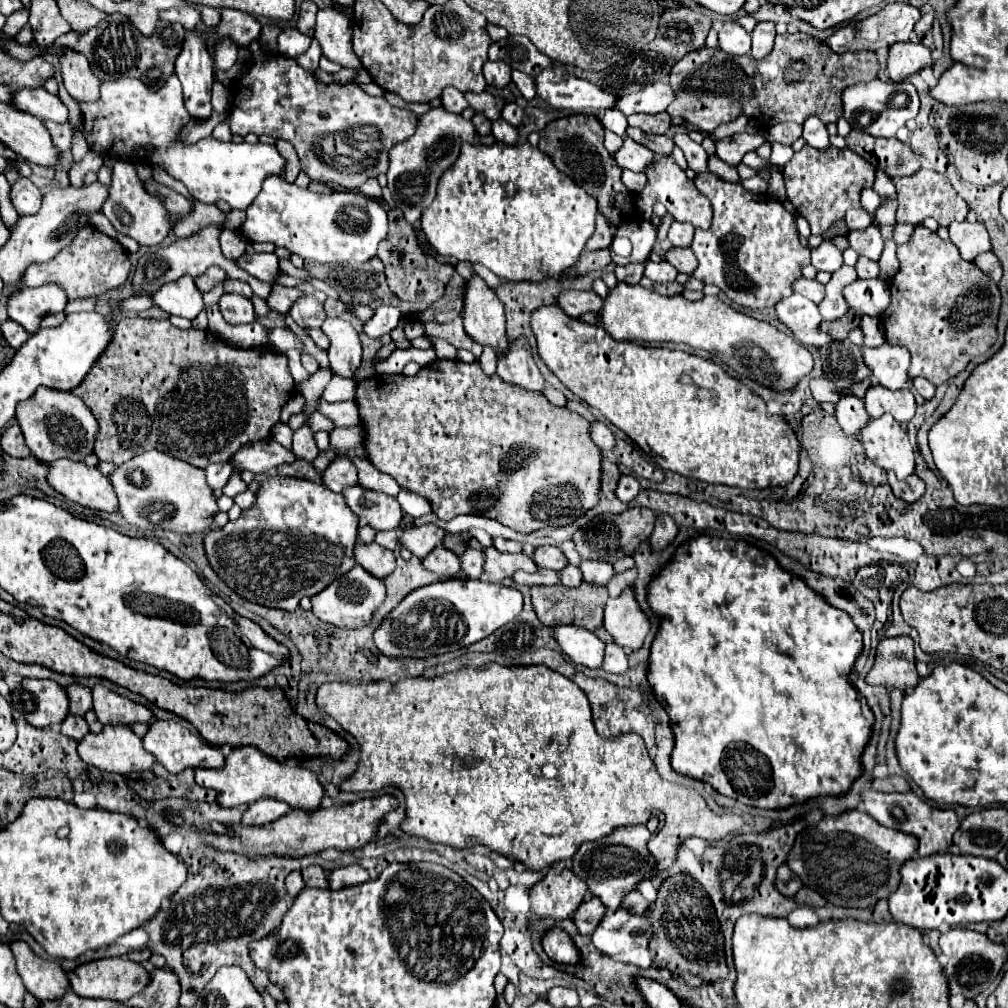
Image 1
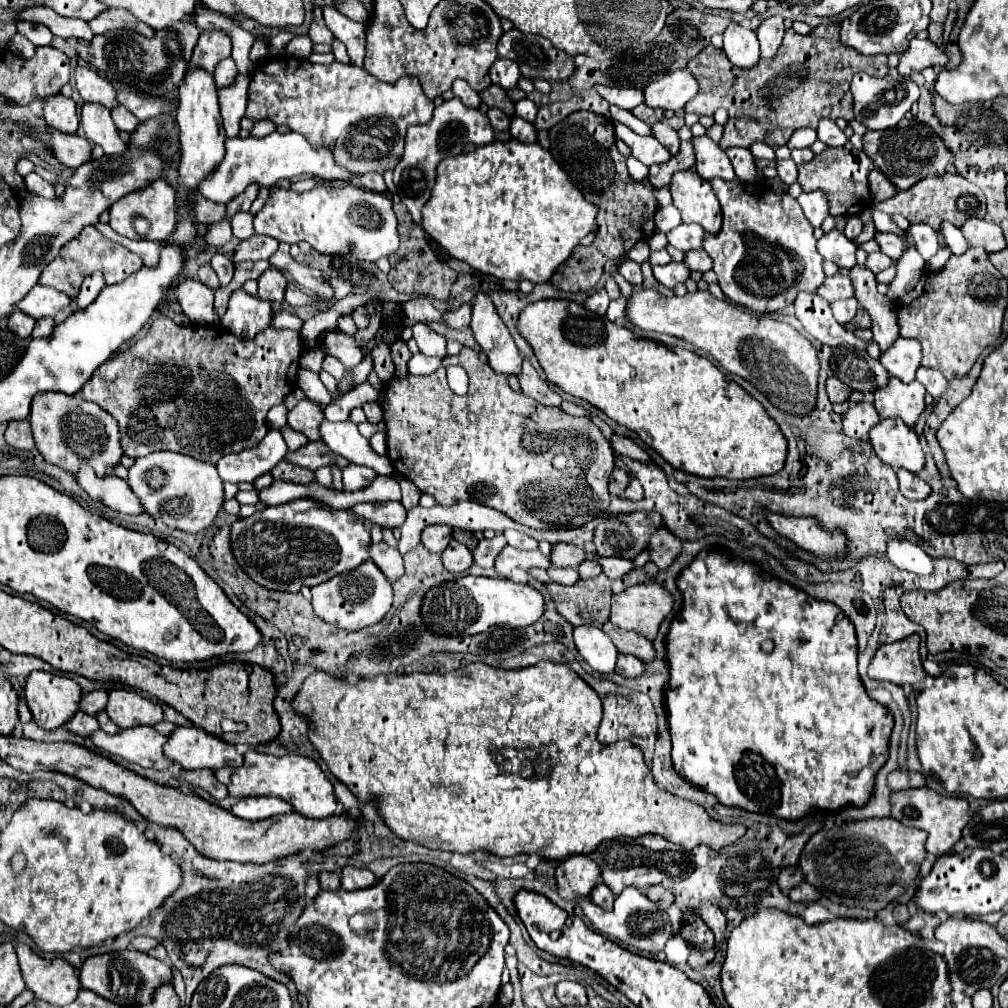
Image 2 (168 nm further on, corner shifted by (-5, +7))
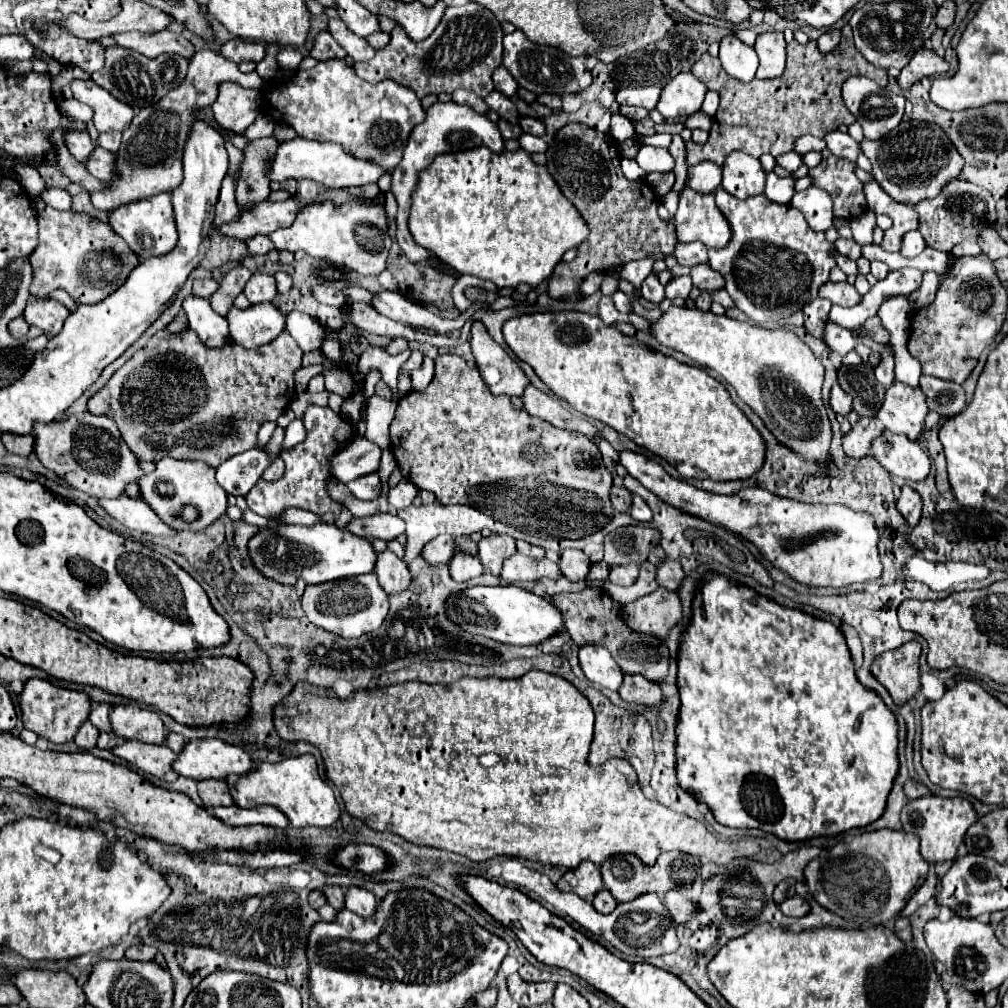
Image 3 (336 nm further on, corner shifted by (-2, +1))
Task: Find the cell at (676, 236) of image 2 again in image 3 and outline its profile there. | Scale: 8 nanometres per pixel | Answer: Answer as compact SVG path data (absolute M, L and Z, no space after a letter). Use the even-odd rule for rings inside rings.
M678 242L674 248L674 256L678 260L678 264L682 266L694 266L700 262L708 260L708 248L702 246L702 242Z

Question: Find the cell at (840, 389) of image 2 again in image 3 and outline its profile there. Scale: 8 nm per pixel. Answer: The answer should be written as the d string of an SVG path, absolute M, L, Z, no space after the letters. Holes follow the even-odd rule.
M836 384L836 386L832 386L832 390L830 390L830 406L832 406L832 410L834 410L836 414L846 416L846 414L852 410L852 398L850 398L850 394L846 394L846 392Z

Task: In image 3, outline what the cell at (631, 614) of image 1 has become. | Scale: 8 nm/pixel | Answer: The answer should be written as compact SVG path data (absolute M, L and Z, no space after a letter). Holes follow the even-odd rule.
M654 590L620 608L620 618L632 632L654 634L656 638L666 638L668 630L682 618L682 606L676 592Z

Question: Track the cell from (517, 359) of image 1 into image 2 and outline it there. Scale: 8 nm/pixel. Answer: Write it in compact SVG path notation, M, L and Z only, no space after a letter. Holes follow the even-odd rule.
M529 360L523 362L523 370L519 374L519 382L521 382L521 390L525 396L537 400L539 404L547 404L547 406L561 406L561 396L545 382L539 378L539 374L535 372L535 368L529 364Z

